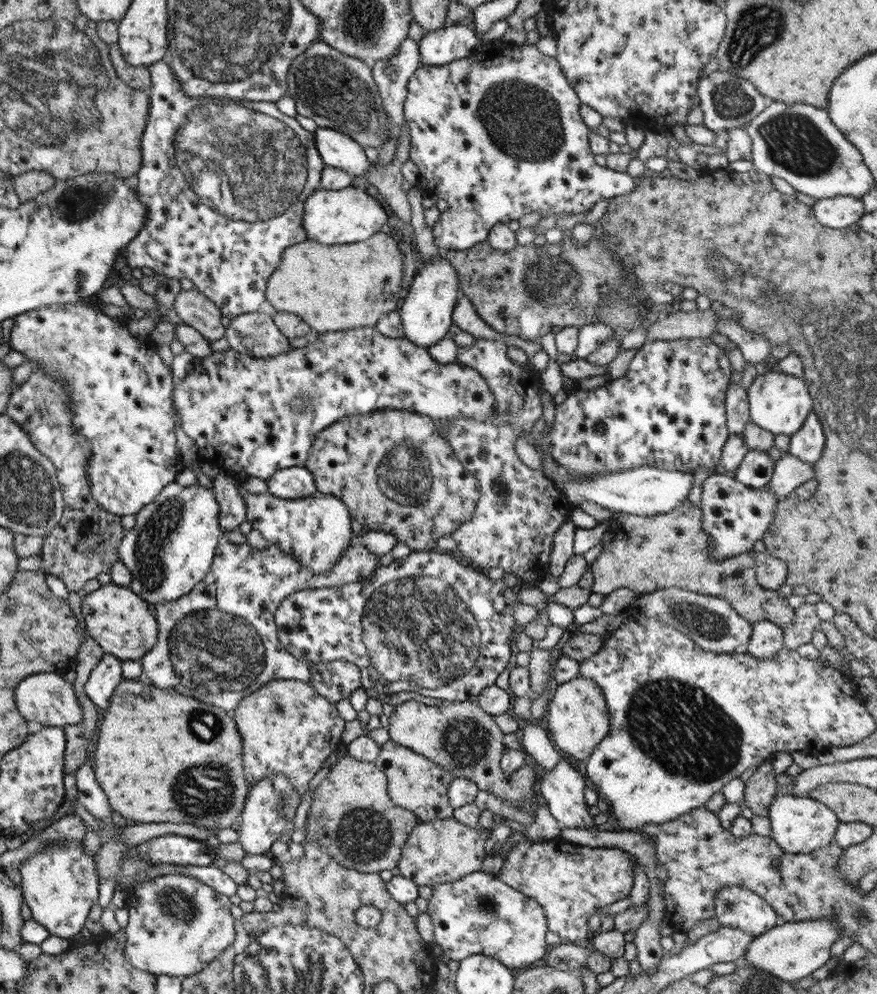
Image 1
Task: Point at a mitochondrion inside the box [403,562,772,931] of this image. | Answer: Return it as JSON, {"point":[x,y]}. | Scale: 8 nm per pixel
{"point":[680,728]}

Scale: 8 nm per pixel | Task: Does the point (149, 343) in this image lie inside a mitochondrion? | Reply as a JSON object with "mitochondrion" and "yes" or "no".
{"mitochondrion":"no"}

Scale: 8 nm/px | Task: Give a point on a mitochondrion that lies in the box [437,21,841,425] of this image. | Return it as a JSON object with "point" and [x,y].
{"point":[524,122]}

